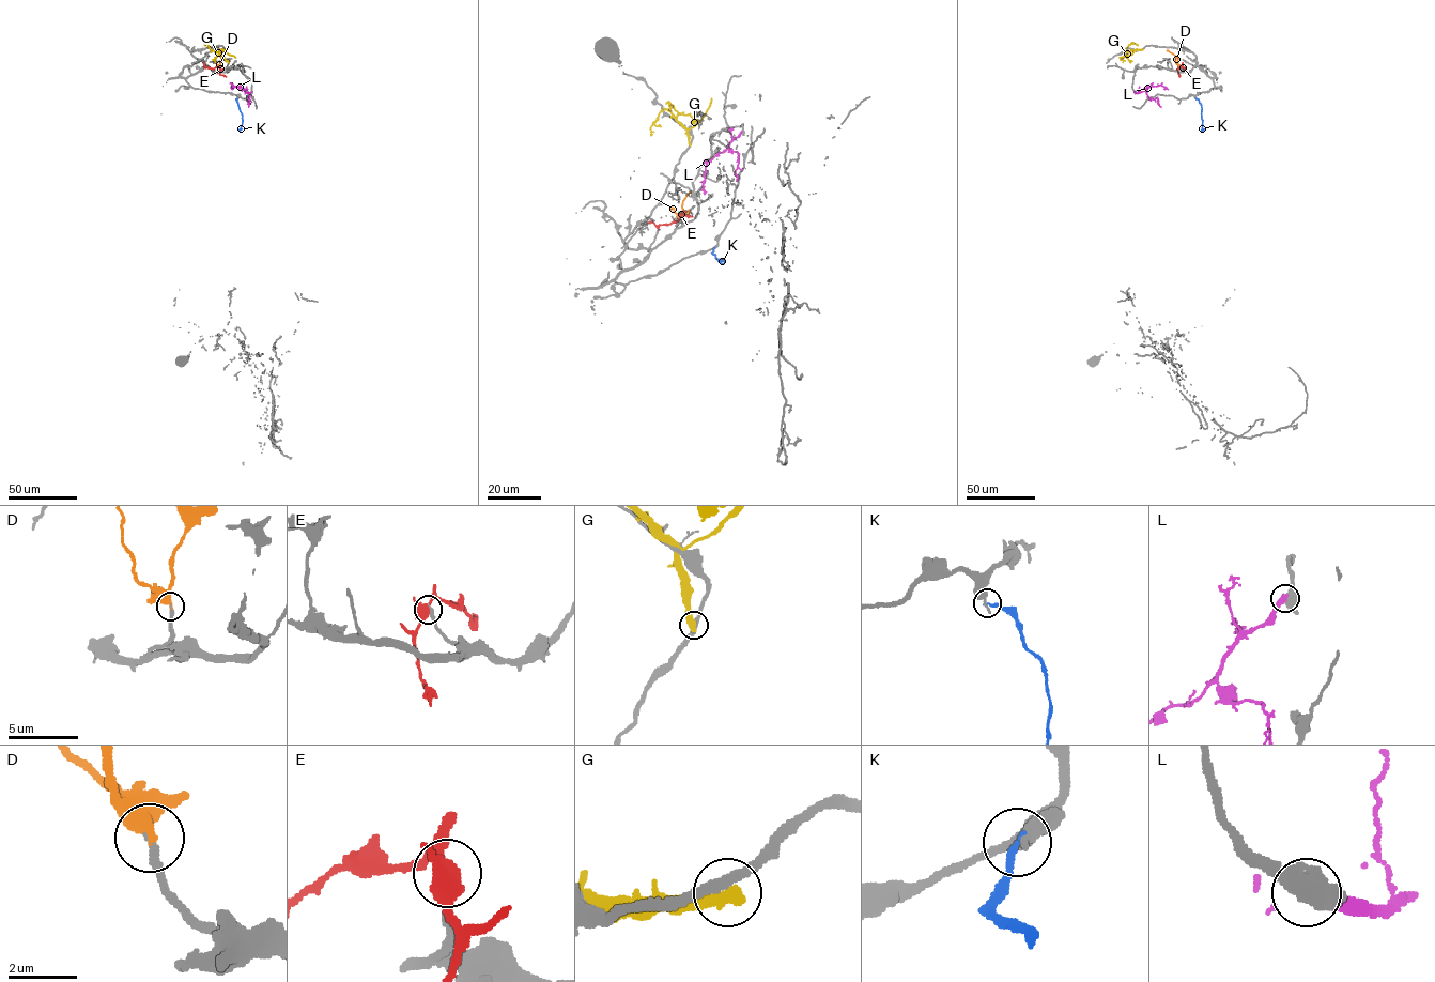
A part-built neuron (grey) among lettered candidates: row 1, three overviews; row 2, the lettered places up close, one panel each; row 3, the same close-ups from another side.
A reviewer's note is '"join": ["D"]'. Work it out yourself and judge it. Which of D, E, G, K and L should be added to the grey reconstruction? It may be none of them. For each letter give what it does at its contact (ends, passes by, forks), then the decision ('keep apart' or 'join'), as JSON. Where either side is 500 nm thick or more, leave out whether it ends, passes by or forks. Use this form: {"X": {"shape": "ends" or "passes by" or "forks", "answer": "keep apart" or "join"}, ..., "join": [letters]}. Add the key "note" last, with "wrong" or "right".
{"D": {"answer": "join"}, "E": {"shape": "forks", "answer": "keep apart"}, "G": {"answer": "keep apart"}, "K": {"shape": "ends", "answer": "keep apart"}, "L": {"answer": "keep apart"}, "join": ["D"], "note": "right"}

